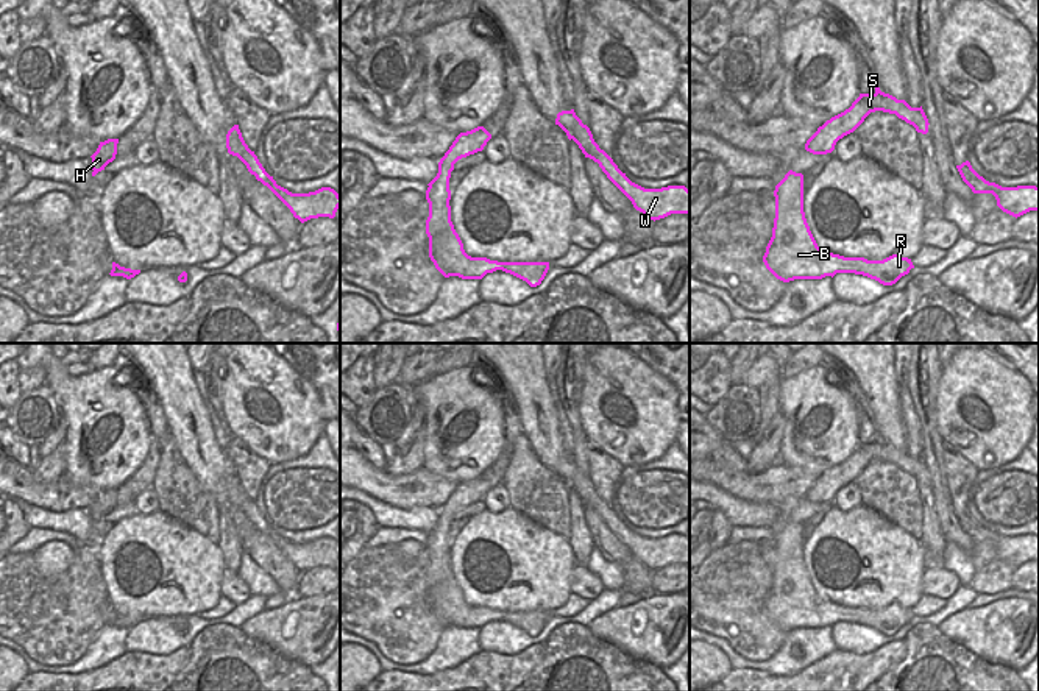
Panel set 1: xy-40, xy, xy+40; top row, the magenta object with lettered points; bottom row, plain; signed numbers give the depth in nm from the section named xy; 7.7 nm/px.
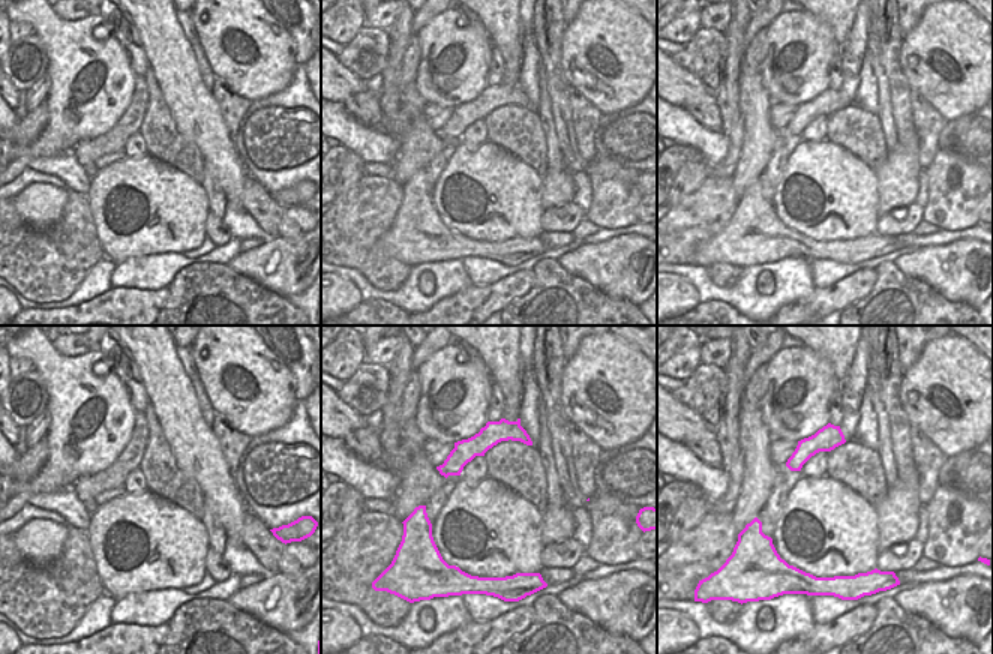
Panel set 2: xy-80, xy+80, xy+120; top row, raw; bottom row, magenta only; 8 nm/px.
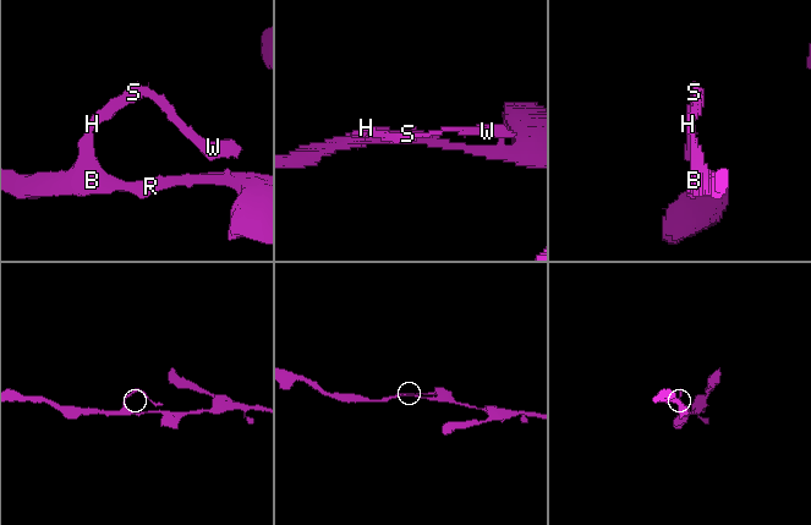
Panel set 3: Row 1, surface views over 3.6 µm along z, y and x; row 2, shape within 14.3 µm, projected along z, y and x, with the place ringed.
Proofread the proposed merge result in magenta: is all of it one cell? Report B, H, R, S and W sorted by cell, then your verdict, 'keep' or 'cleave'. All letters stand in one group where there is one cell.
B H R S W | keep

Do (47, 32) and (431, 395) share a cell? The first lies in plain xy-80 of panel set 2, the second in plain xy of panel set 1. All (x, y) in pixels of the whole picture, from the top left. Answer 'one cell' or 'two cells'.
one cell

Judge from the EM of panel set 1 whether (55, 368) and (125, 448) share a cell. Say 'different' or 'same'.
same

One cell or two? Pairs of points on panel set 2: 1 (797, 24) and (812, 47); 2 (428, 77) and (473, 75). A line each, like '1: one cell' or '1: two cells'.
1: one cell
2: one cell

